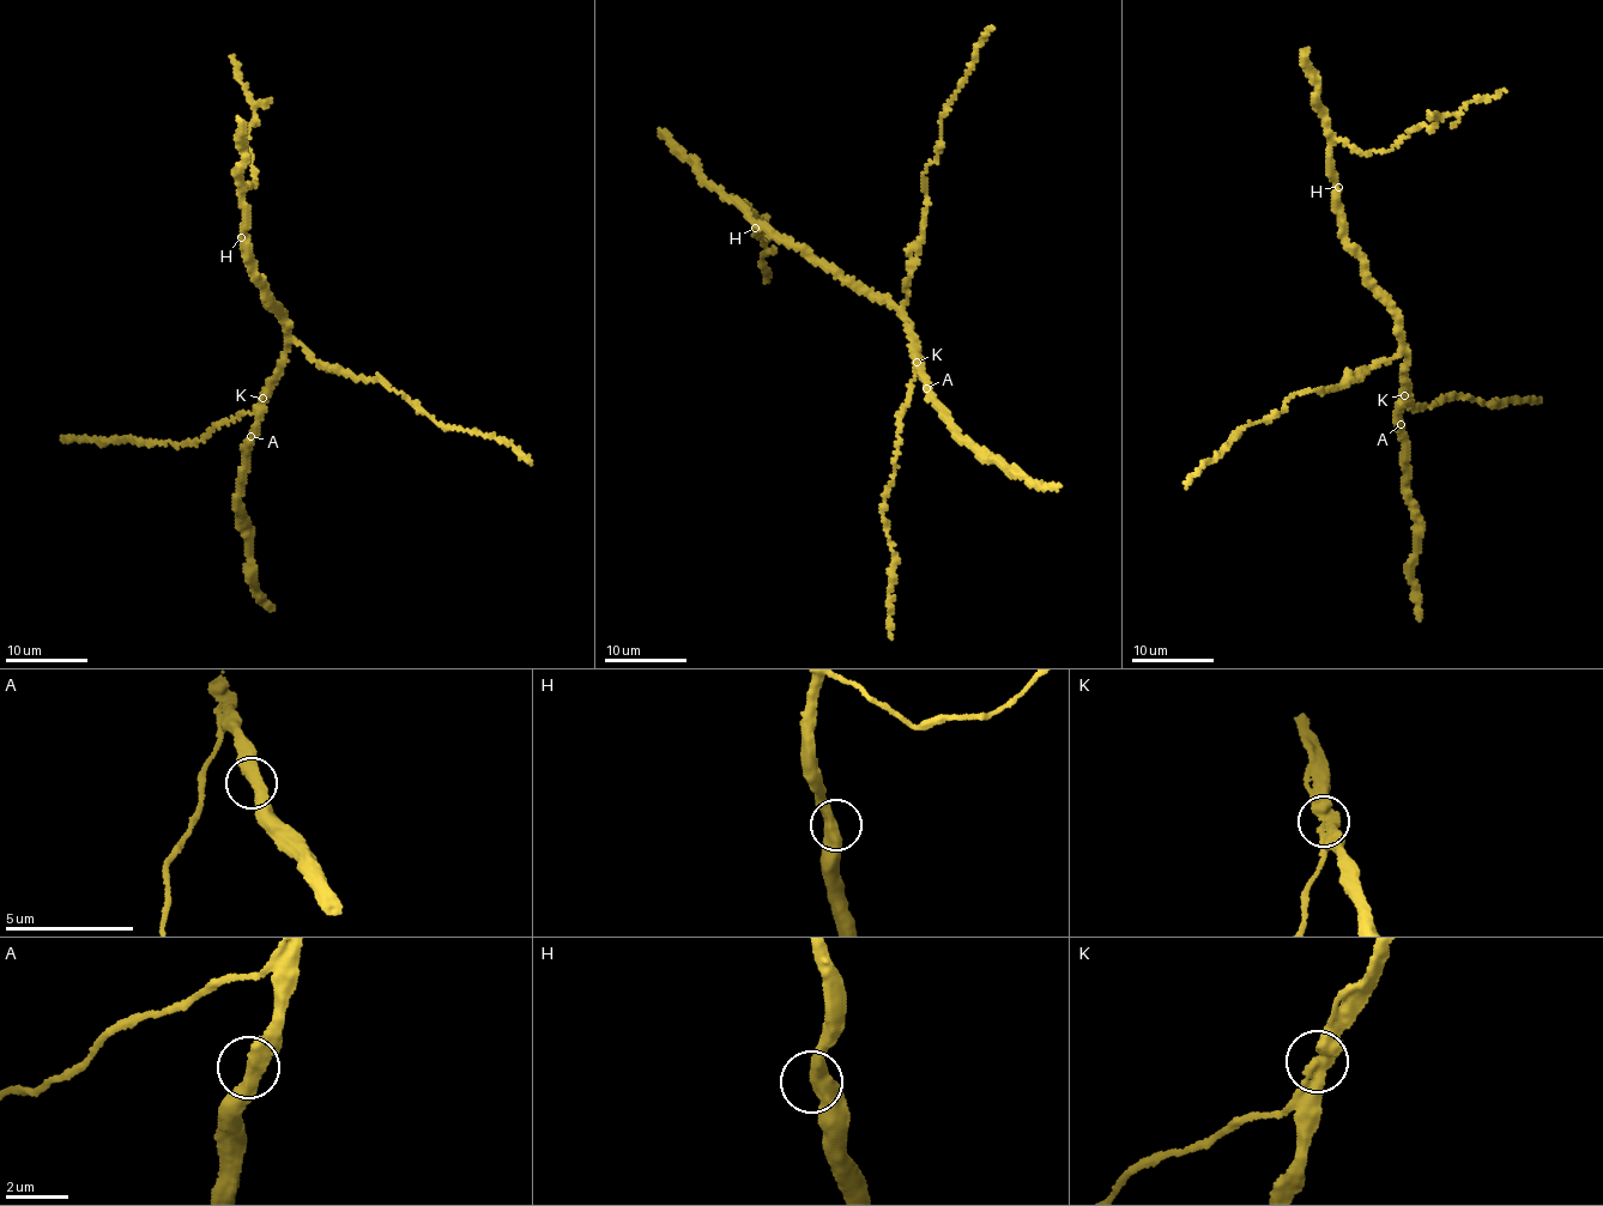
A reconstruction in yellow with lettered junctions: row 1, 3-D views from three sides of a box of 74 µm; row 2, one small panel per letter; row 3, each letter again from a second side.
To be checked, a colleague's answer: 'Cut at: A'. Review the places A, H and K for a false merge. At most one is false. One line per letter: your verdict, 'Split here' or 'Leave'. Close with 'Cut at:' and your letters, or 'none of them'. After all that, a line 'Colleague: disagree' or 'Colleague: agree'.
A: Leave
H: Leave
K: Leave
Cut at: none of them
Colleague: disagree

